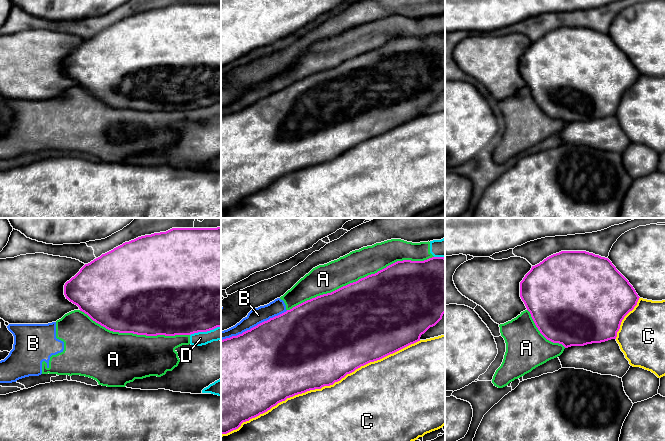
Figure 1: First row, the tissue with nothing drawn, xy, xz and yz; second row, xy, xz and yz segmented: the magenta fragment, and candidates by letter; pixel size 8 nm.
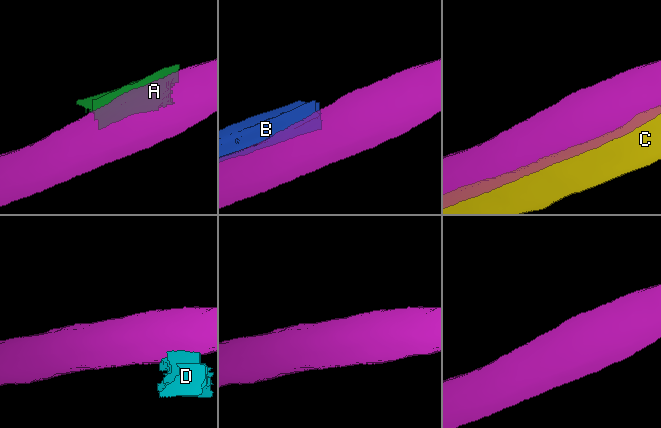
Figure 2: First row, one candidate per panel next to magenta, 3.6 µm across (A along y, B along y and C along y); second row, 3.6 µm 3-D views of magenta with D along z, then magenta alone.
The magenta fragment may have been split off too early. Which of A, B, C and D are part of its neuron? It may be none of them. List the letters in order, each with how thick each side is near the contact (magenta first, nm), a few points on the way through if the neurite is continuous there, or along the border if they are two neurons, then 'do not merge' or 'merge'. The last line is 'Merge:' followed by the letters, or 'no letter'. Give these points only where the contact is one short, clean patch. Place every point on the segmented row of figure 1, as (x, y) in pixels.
A: 500/220 nm | do not merge
B: 500/130 nm | do not merge
C: 480/460 nm | do not merge
D: 500/110 nm | do not merge
Merge: no letter

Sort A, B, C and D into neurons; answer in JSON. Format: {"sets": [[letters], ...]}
{"sets": [["A", "B", "D"], ["C"]]}

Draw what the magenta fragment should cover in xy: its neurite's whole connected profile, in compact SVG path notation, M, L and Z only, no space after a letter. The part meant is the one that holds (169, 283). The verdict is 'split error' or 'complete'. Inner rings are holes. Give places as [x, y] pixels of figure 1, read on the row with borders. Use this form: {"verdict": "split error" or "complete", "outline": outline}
{"verdict": "complete", "outline": "M221 227L172 228L125 242L85 264L65 283L64 295L93 321L113 332L175 336L221 327Z"}

